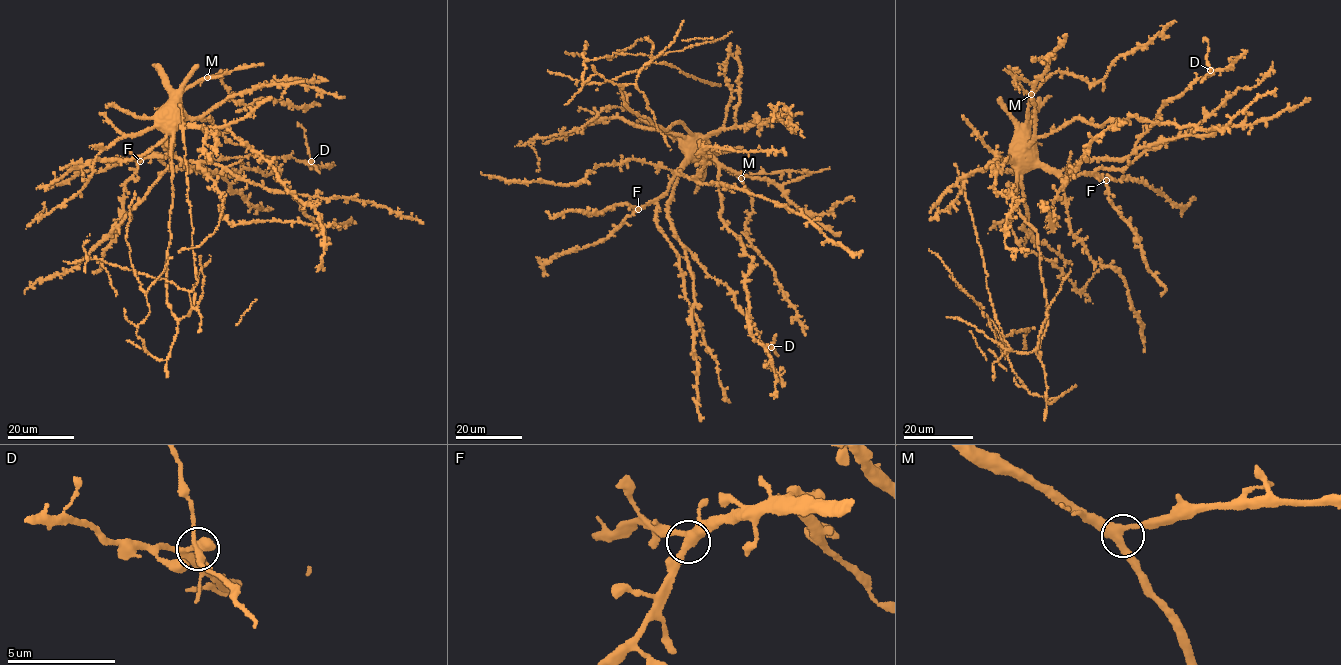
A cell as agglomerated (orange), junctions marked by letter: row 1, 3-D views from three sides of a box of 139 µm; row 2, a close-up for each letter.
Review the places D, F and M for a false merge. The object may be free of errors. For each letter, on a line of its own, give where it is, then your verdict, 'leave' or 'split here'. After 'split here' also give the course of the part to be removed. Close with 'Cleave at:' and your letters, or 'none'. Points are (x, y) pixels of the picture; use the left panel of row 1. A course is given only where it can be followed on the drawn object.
D: (311, 161) | leave
F: (140, 161) | leave
M: (207, 77) | leave
Cleave at: none

